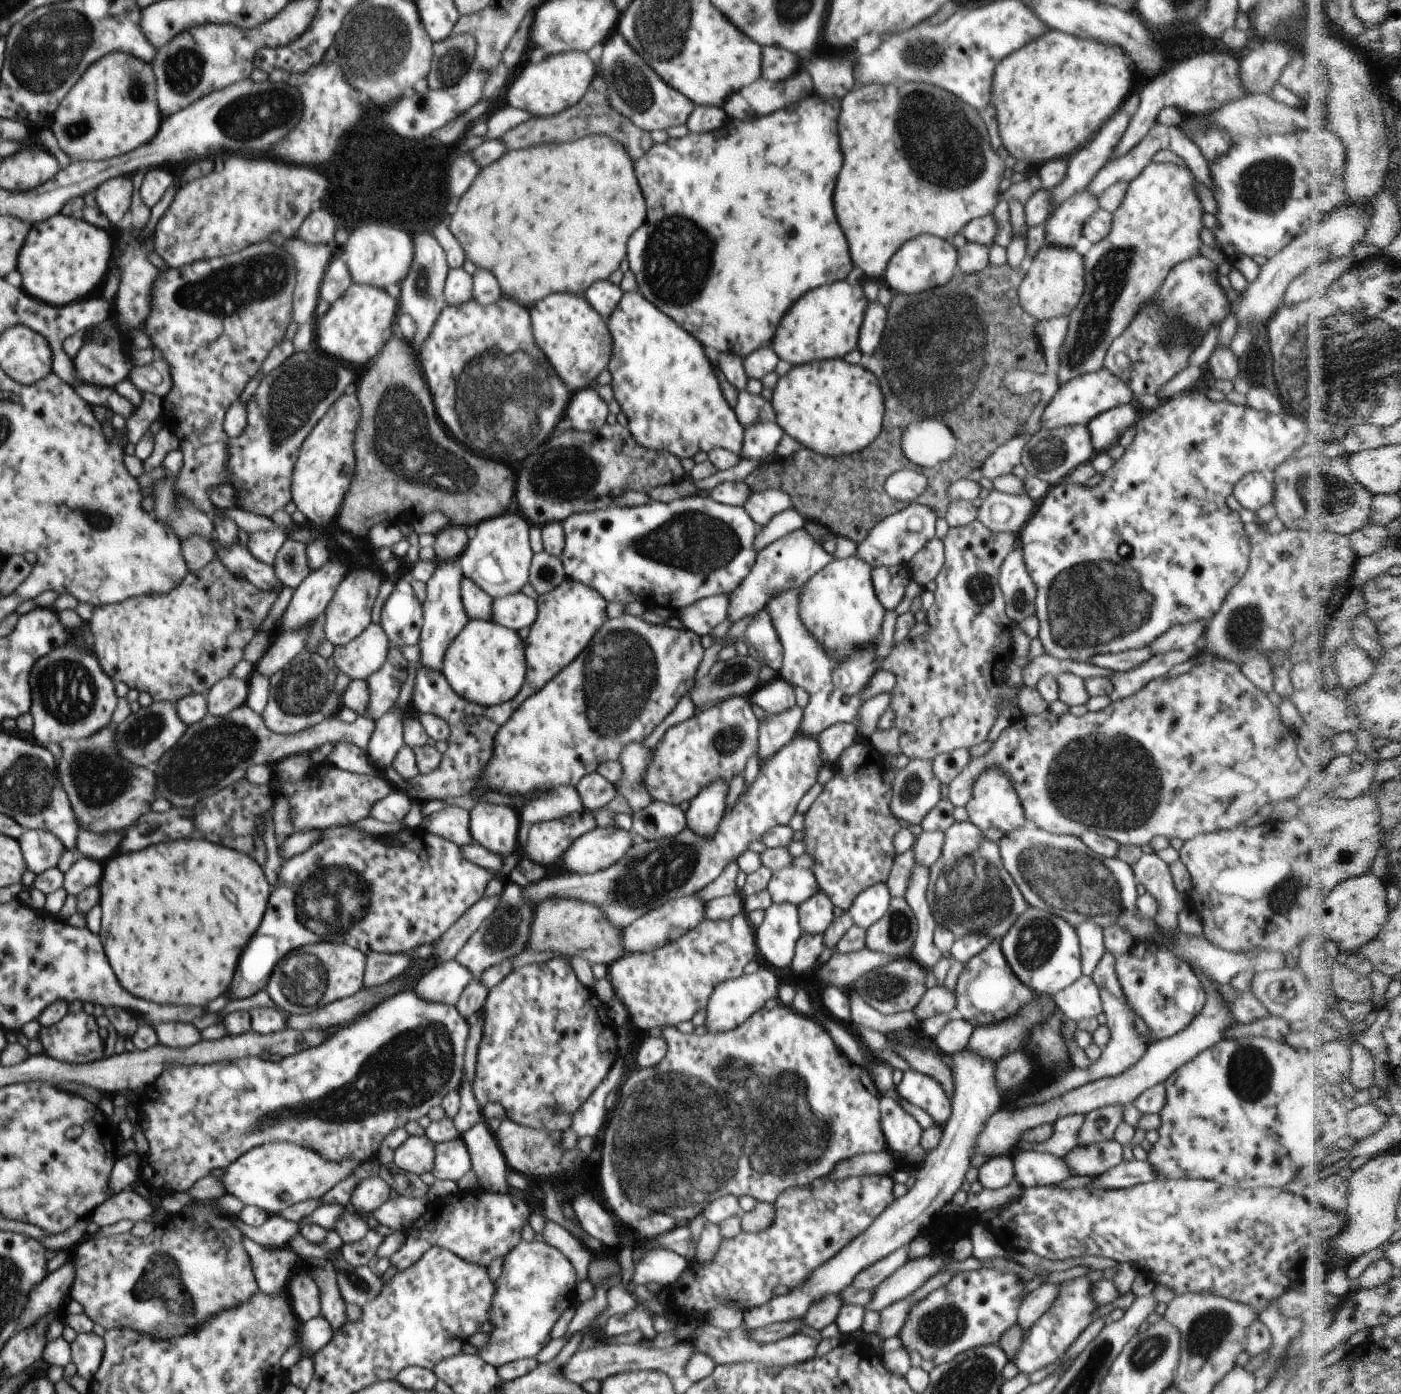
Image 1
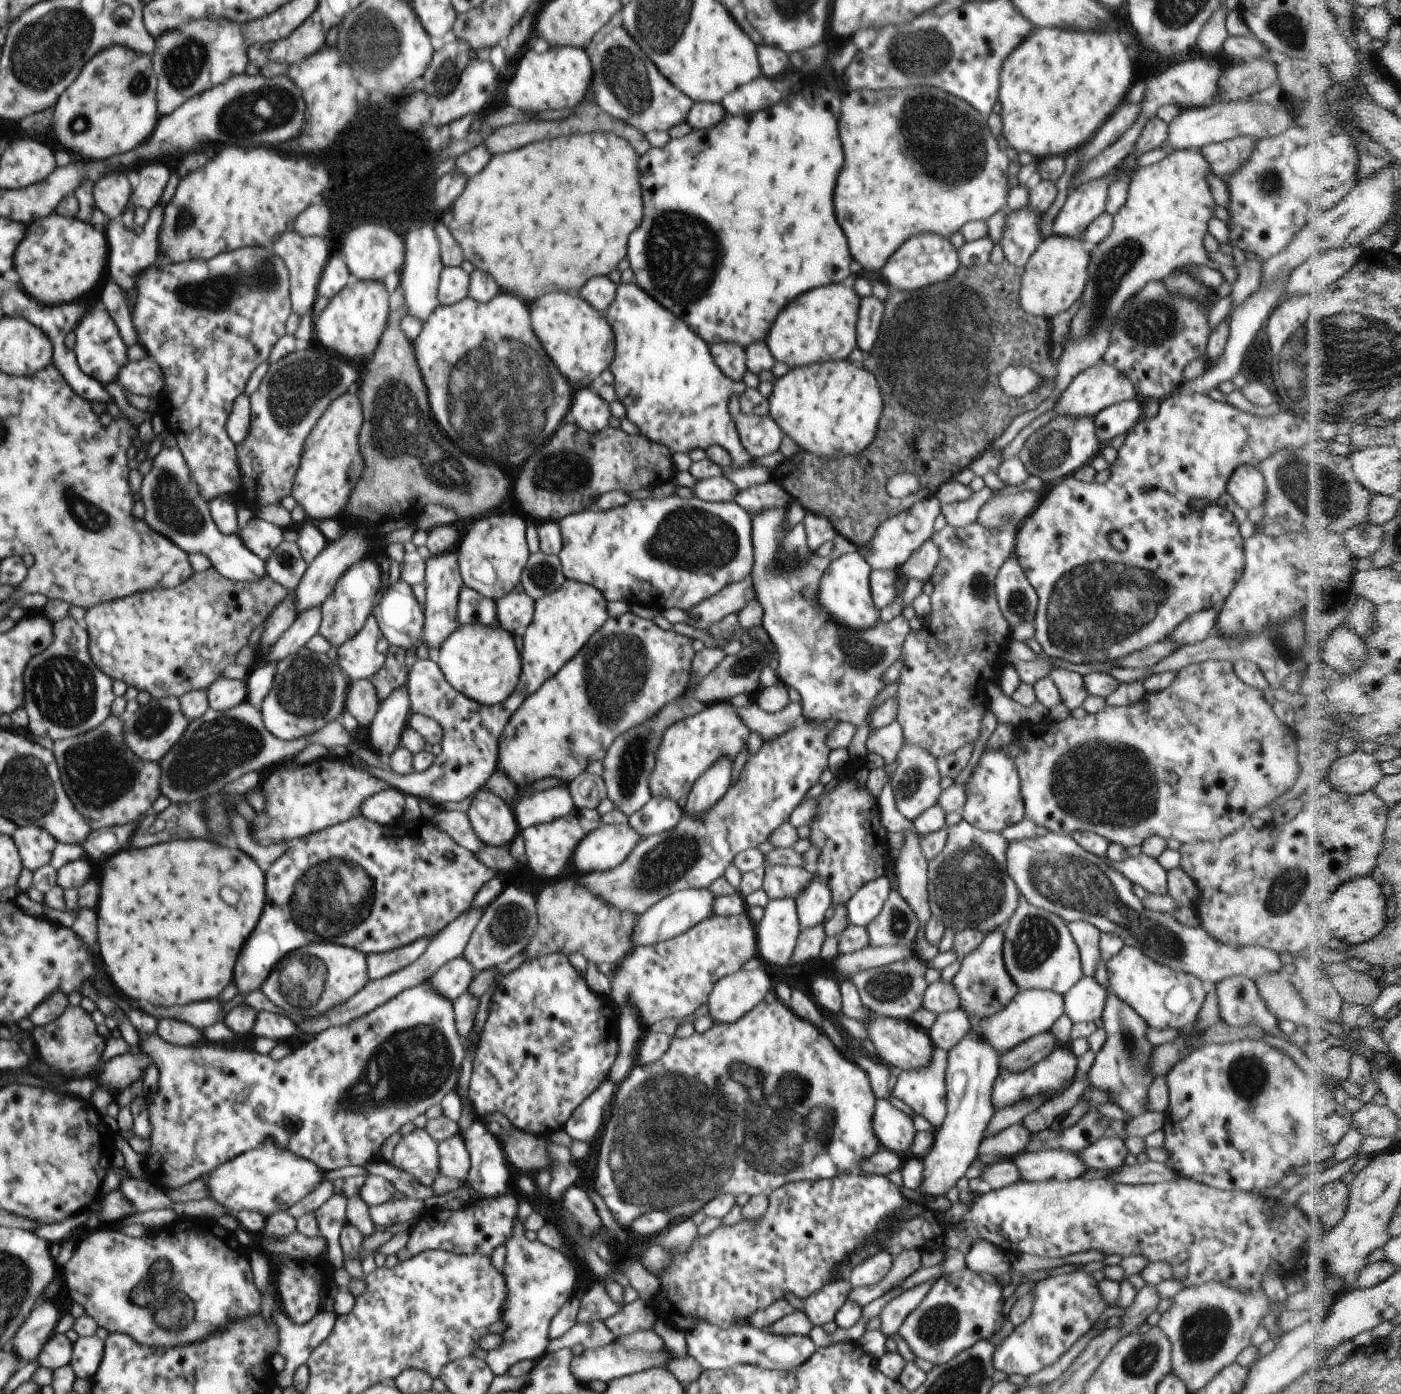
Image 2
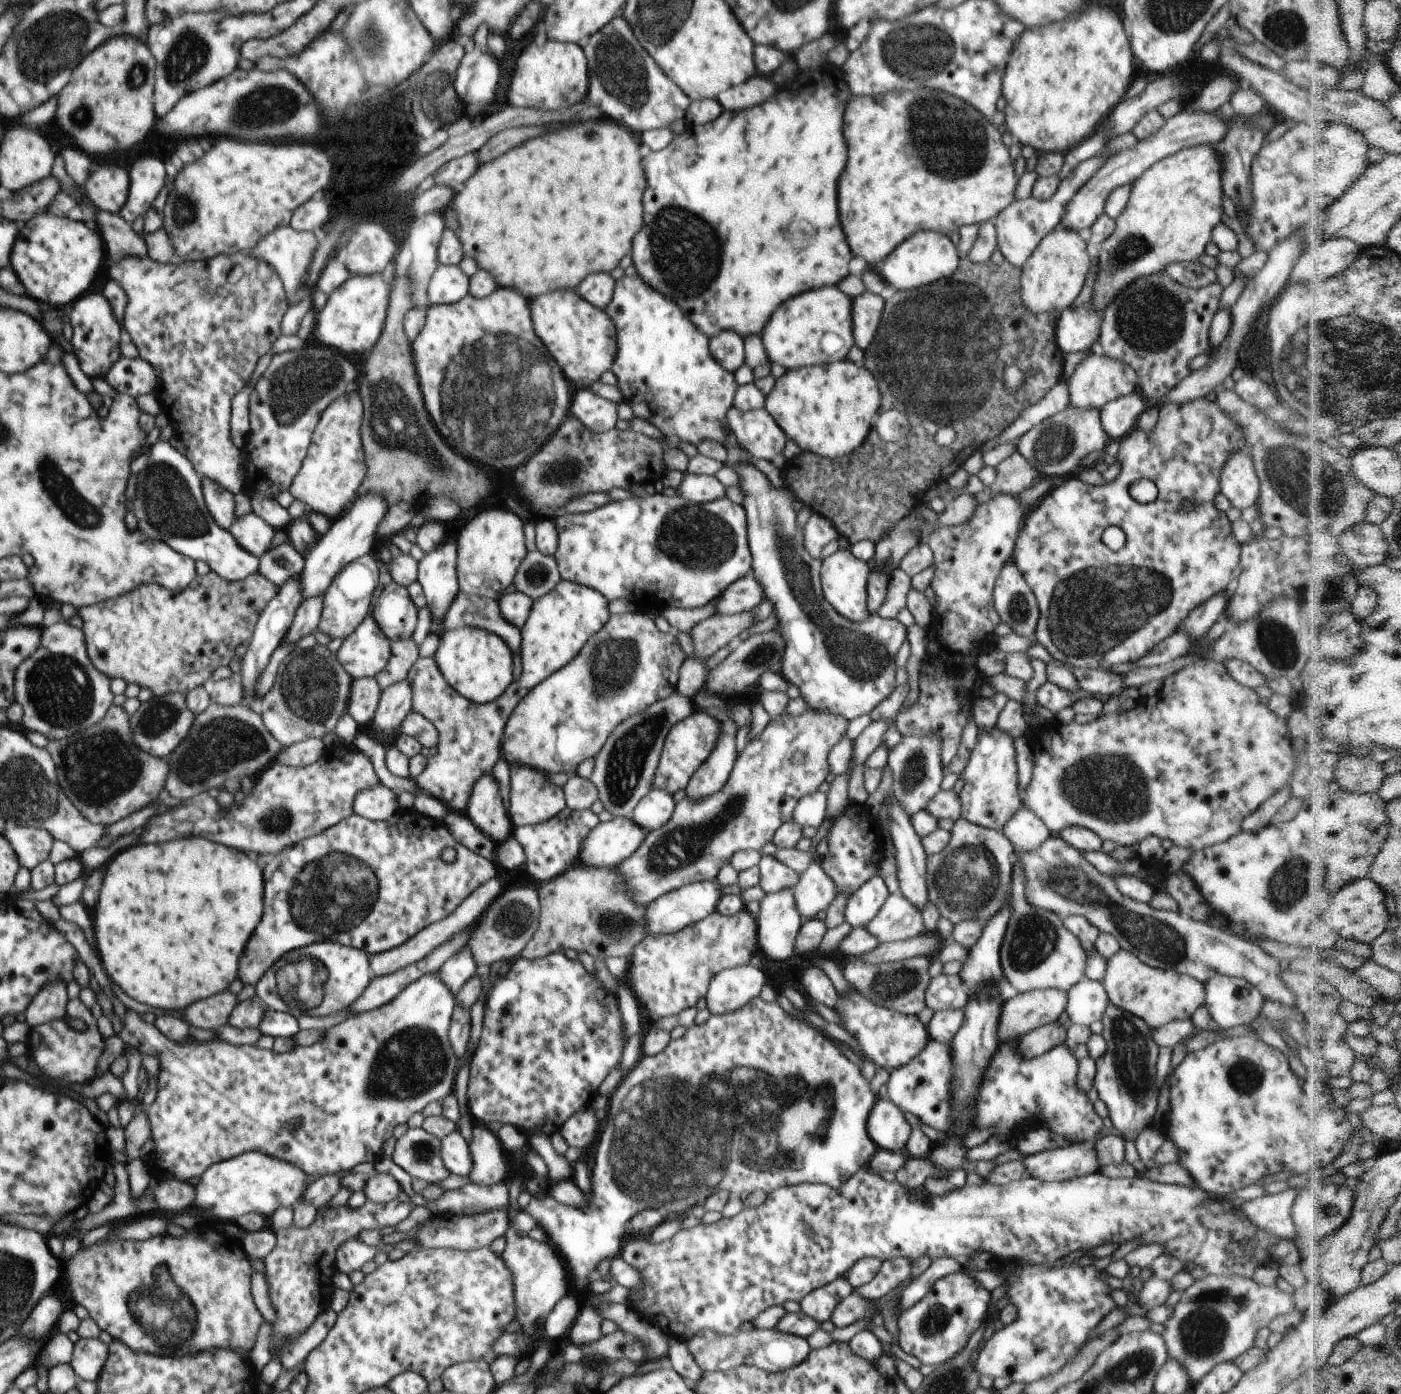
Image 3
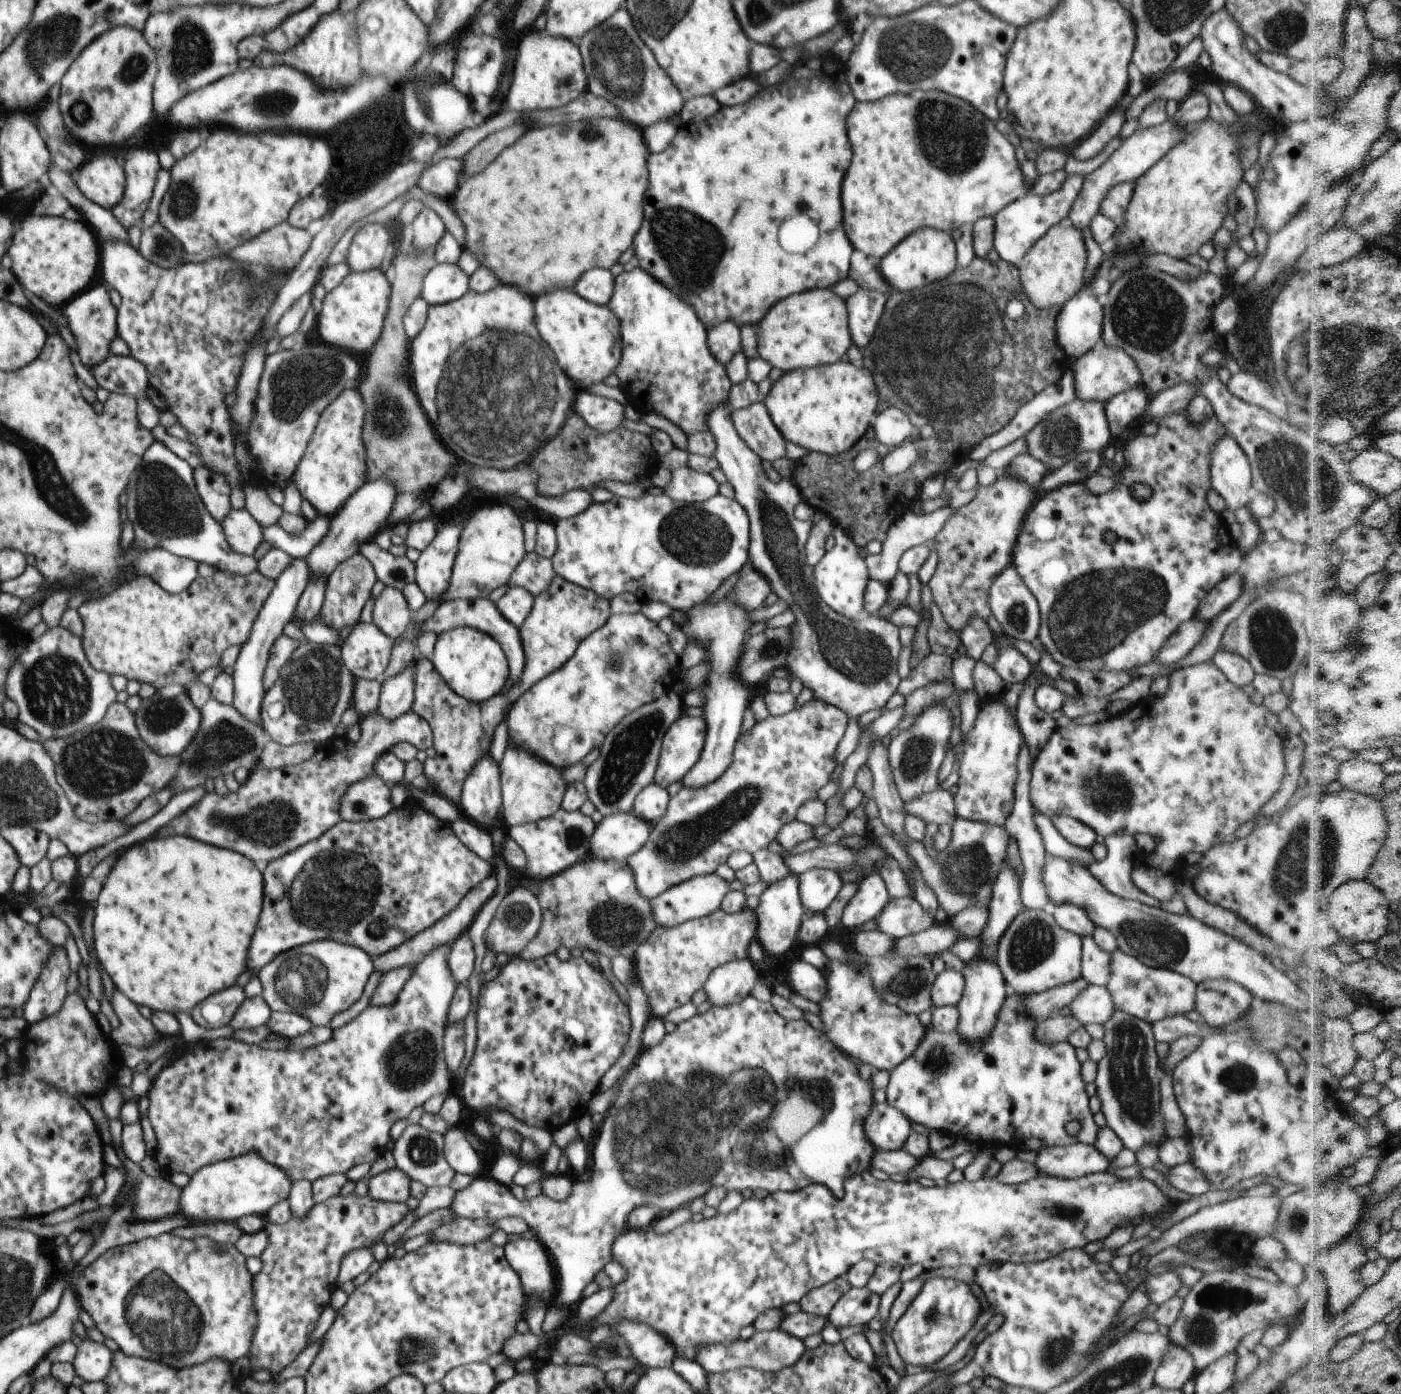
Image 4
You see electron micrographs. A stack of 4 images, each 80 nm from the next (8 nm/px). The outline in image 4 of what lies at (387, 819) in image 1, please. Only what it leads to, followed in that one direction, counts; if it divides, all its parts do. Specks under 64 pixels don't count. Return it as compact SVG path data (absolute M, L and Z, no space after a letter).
M377 774L352 783L342 797L342 821L358 822L382 818L394 808L391 788Z

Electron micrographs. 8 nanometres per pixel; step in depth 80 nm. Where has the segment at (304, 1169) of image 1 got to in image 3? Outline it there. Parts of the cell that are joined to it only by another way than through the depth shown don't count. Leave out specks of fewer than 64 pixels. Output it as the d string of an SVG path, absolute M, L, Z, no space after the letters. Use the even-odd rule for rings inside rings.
M248 1151L237 1157L213 1164L208 1170L205 1170L195 1186L196 1195L194 1195L192 1207L196 1207L198 1213L202 1214L210 1223L233 1223L235 1218L251 1212L257 1212L269 1218L278 1208L292 1208L302 1200L304 1191L309 1185L307 1182L311 1182L311 1180L299 1166L260 1151ZM213 1225L185 1230L180 1238L168 1233L145 1241L107 1235L87 1248L82 1247L65 1265L65 1279L72 1298L88 1310L89 1317L101 1330L106 1330L132 1350L181 1357L212 1349L232 1349L246 1356L256 1342L256 1333L264 1319L250 1291L253 1270L248 1254L241 1240L228 1236Z

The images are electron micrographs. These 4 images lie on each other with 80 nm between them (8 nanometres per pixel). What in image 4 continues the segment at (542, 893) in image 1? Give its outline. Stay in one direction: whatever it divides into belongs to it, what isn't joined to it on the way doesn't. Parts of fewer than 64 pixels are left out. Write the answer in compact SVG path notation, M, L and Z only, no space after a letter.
M813 698L800 708L794 708L782 716L775 717L769 715L765 720L757 722L750 731L746 732L744 736L740 737L736 741L733 761L728 767L728 770L711 785L699 789L689 789L683 786L678 794L670 797L666 814L652 826L652 830L650 830L648 840L644 843L644 846L642 846L639 851L631 854L631 856L624 861L633 872L634 882L638 892L640 892L644 898L652 900L659 894L662 894L665 890L668 890L670 887L687 881L692 877L711 875L714 873L716 868L720 866L720 864L727 862L727 858L735 851L748 851L755 853L757 850L767 847L775 840L778 831L782 828L782 825L794 820L797 808L800 808L800 805L803 802L816 798L819 788L830 782L832 772L834 772L834 769L837 769L837 765L834 760L834 752L836 752L838 742L842 740L842 736L844 736L844 732L846 732L848 719L849 718L844 711Z

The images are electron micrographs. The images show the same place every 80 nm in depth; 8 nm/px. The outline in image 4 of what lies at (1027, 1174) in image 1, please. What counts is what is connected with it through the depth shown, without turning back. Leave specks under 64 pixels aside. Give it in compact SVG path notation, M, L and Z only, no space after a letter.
M1072 1143L1044 1146L1037 1152L1033 1165L1039 1174L1061 1179L1077 1179L1108 1170L1110 1162L1094 1145Z

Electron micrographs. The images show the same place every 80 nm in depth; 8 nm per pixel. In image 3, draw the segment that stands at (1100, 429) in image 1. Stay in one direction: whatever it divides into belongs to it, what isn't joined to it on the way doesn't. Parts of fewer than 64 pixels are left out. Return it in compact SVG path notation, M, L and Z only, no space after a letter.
M1140 392L1124 394L1100 410L1100 420L1104 432L1112 440L1122 439L1136 426L1136 419L1146 411L1150 403Z

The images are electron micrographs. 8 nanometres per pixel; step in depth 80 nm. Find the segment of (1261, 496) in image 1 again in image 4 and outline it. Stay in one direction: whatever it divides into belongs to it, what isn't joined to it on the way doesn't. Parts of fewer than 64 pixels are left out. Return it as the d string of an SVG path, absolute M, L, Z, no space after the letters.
M1229 434L1222 437L1212 449L1211 485L1232 511L1246 506L1251 499L1253 488L1250 461Z

